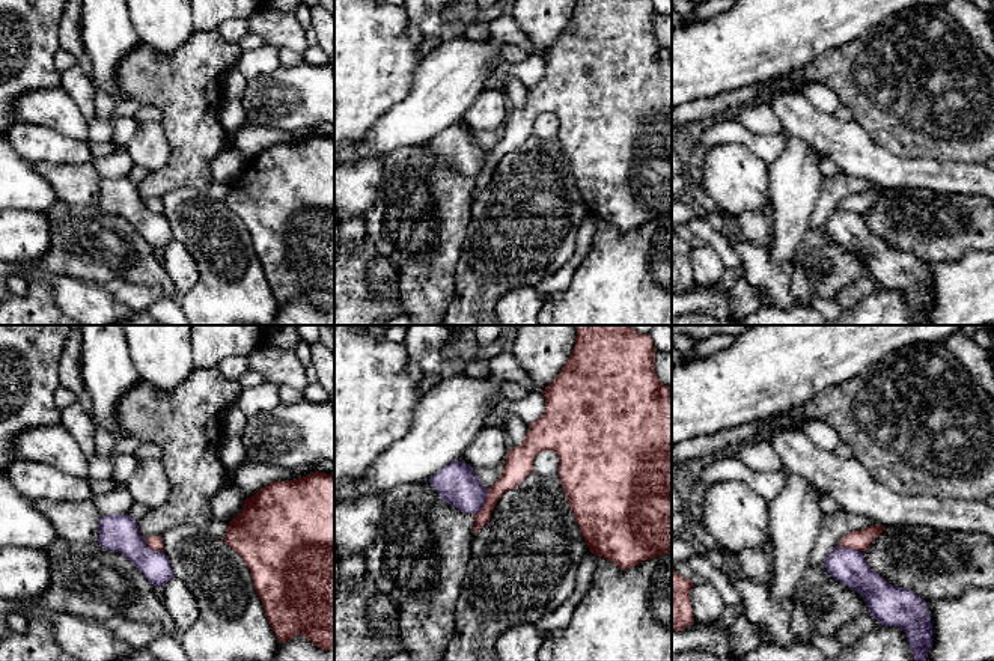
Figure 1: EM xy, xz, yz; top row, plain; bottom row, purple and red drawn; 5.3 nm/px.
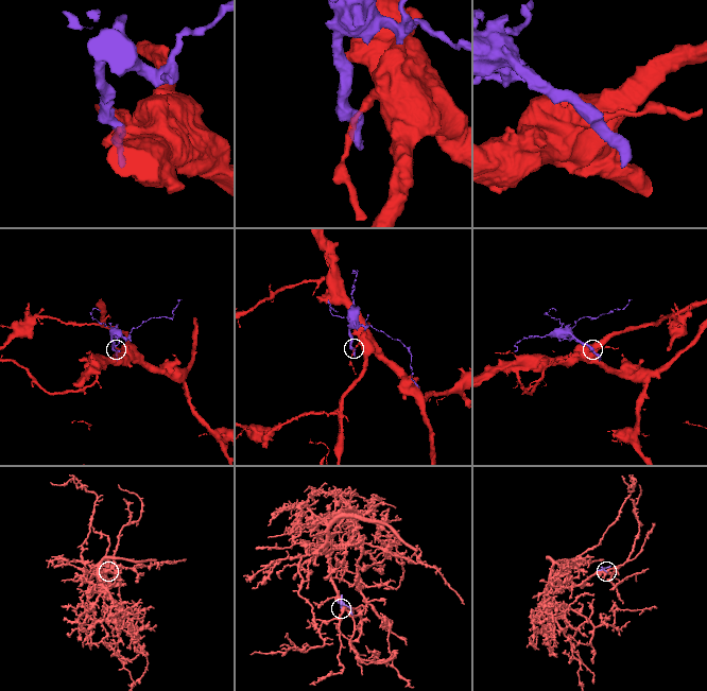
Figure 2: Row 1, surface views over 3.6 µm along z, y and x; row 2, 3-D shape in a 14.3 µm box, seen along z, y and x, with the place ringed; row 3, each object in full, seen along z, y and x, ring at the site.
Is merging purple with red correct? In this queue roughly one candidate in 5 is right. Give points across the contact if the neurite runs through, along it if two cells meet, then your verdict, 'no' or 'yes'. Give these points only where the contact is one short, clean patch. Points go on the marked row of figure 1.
border along xz (490, 490), (484, 505), (473, 514); no

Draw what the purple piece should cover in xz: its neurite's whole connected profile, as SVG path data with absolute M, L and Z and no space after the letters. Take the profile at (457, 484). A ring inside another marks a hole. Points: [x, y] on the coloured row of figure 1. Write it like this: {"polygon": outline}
{"polygon": "M459 459L437 471L429 483L450 506L473 515L483 507L489 491L479 482L471 465L462 464Z"}

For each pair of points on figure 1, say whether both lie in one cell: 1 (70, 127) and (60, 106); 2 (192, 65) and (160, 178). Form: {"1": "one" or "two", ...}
{"1": "one", "2": "one"}

